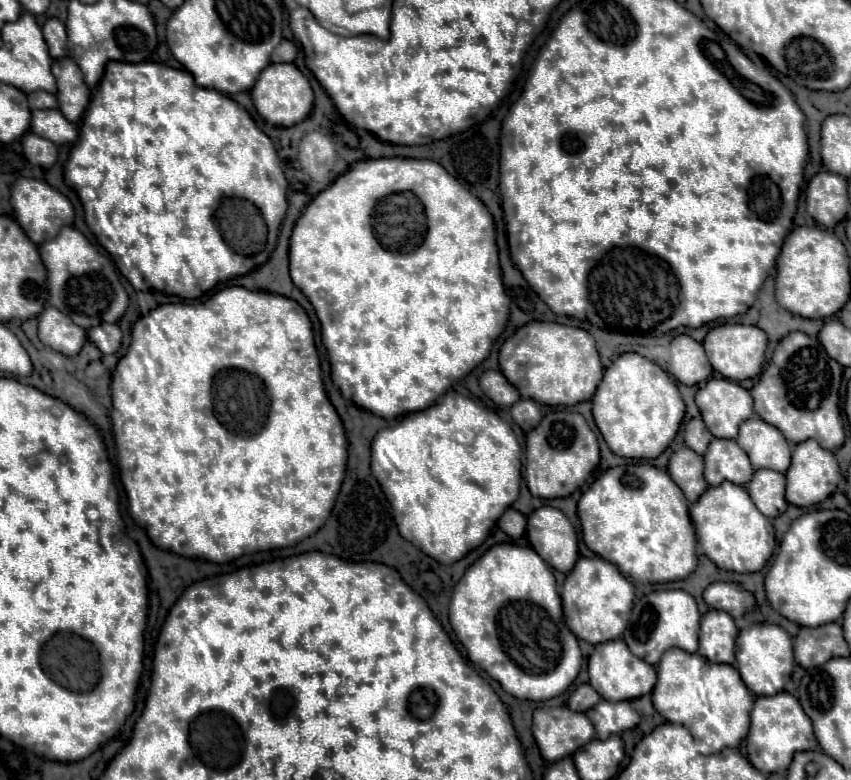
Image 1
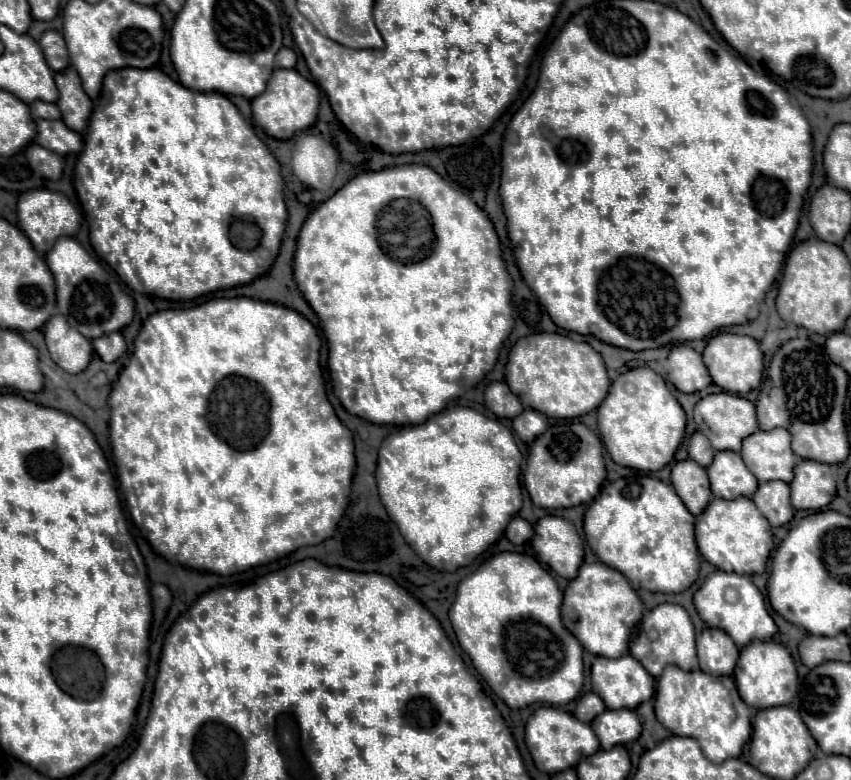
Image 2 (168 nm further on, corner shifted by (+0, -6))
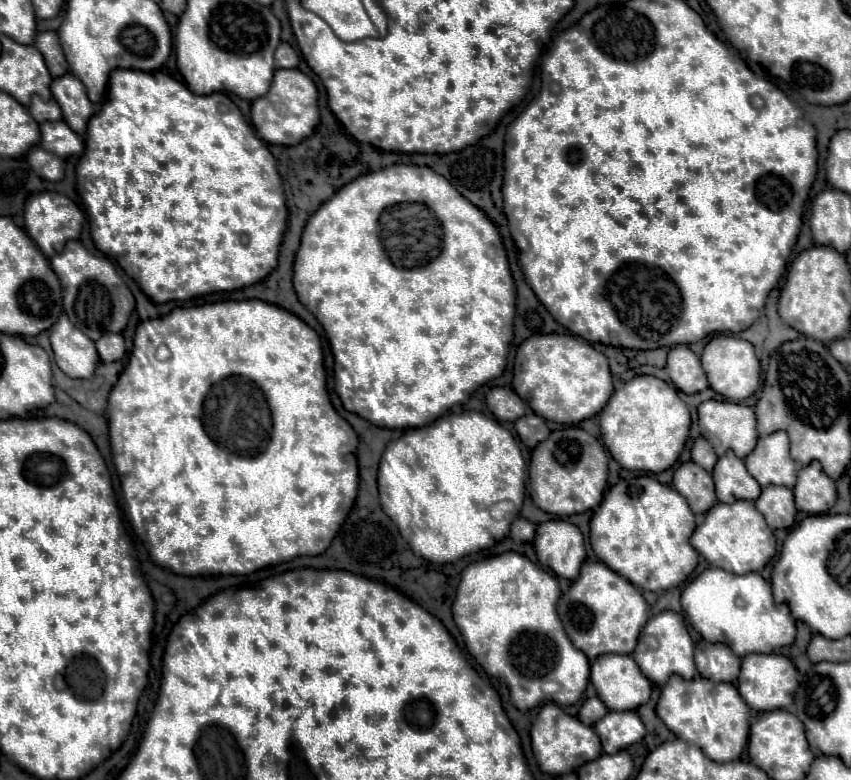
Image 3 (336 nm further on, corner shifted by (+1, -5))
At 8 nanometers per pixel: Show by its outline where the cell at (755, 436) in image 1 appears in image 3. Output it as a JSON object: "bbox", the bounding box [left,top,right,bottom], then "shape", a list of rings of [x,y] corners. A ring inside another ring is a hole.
{"bbox":[745,431,797,487],"shape":[[[785,431],[759,437],[755,449],[745,457],[745,465],[761,487],[793,487],[797,475],[797,463],[789,455],[789,437]]]}

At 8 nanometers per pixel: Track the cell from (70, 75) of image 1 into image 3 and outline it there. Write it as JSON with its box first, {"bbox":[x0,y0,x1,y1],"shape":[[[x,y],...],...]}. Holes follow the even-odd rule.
{"bbox":[51,73,93,135],"shape":[[[65,73],[57,79],[53,79],[51,95],[59,103],[65,123],[75,133],[83,135],[87,129],[87,121],[93,115],[93,103],[89,101],[81,81],[77,81],[77,77],[73,77],[73,73]]]}

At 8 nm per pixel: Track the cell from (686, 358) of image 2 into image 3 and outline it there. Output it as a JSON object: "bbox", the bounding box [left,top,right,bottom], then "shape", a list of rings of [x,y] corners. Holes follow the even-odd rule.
{"bbox":[665,345,709,395],"shape":[[[687,345],[671,347],[667,355],[665,371],[669,373],[675,387],[683,393],[691,395],[691,393],[705,391],[709,387],[699,357]]]}

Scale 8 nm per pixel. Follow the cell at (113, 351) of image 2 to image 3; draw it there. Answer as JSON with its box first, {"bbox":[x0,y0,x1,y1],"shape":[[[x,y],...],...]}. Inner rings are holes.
{"bbox":[95,333,125,363],"shape":[[[105,333],[105,337],[101,337],[95,345],[101,361],[105,363],[119,361],[125,355],[125,341],[123,341],[123,335],[119,333]]]}

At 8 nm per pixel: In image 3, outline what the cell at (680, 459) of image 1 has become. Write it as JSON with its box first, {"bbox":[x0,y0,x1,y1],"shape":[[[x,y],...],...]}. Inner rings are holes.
{"bbox":[673,463,717,513],"shape":[[[681,463],[673,473],[673,487],[689,501],[693,513],[707,513],[717,501],[711,475],[697,463]]]}

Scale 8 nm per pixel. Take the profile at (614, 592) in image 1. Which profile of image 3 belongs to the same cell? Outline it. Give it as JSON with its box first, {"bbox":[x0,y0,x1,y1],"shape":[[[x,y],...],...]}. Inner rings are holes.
{"bbox":[557,561,649,659],"shape":[[[601,561],[585,563],[581,567],[579,577],[559,599],[557,613],[573,645],[577,645],[577,649],[581,649],[589,659],[595,659],[603,653],[631,655],[649,617],[647,603],[639,589]]]}

